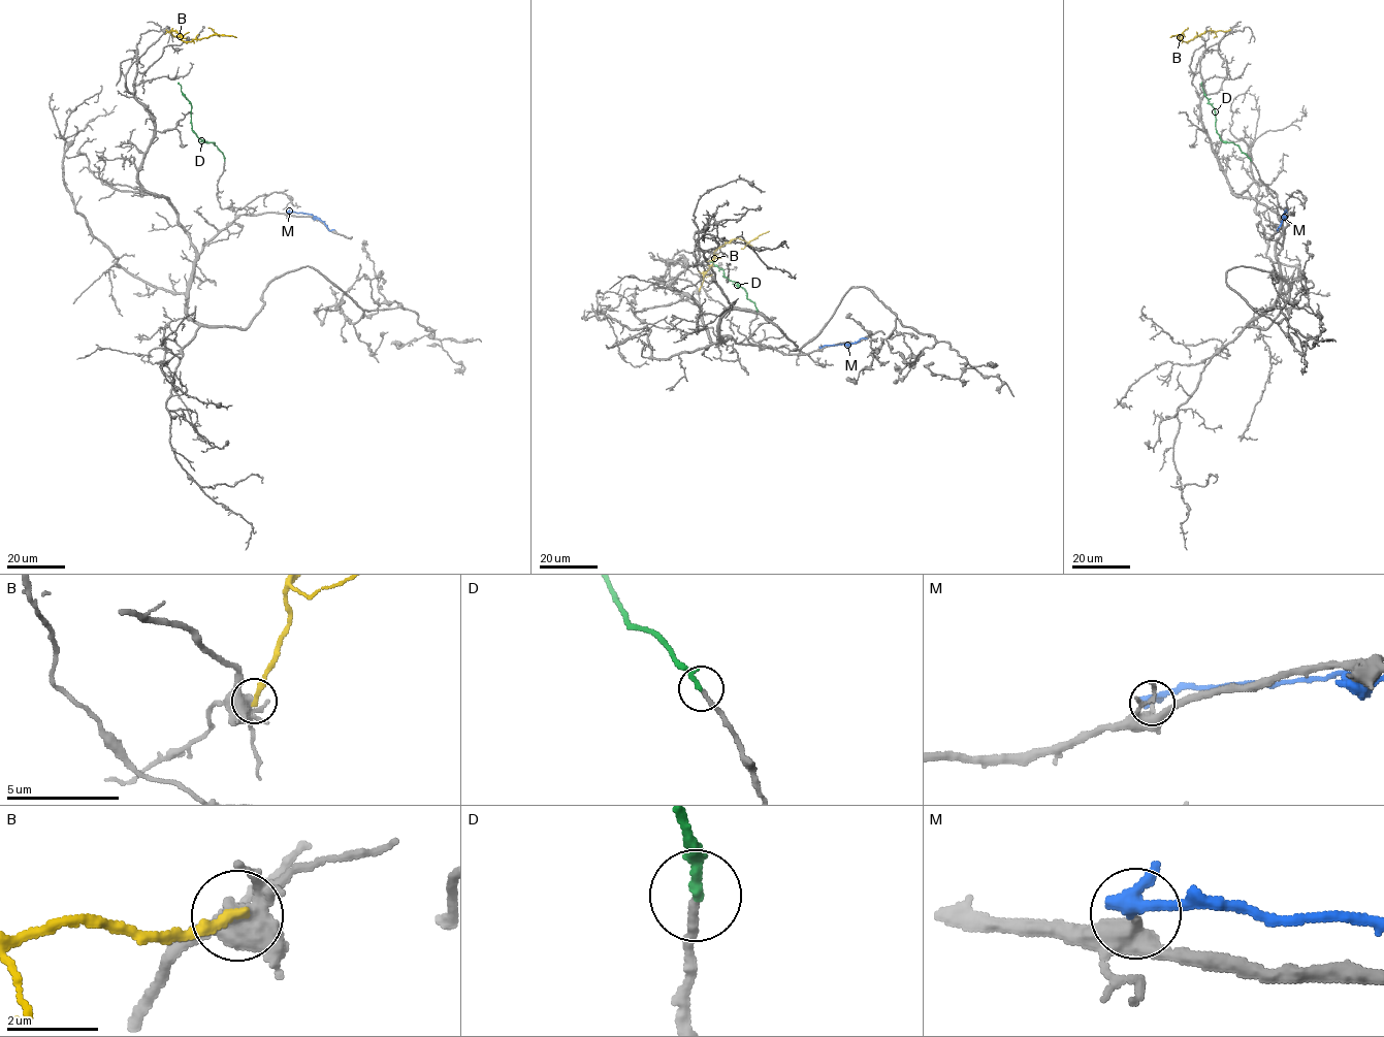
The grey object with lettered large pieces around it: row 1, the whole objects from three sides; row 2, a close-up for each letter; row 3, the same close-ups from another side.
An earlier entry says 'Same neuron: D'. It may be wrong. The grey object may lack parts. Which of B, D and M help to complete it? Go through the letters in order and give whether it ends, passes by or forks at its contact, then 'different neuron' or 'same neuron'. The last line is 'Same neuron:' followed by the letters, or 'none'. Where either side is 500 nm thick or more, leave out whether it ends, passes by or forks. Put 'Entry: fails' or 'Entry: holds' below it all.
B: it ends | different neuron
D: it ends | same neuron
M: it ends | different neuron
Same neuron: D
Entry: holds

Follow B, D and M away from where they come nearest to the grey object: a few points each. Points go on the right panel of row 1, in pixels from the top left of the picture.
B: (1230, 30), (1208, 30), (1188, 41), (1178, 38), (1181, 35), (1170, 37)
D: (1251, 161), (1237, 146), (1224, 142), (1218, 135), (1216, 111), (1201, 82)
M: (1287, 213), (1278, 229)

